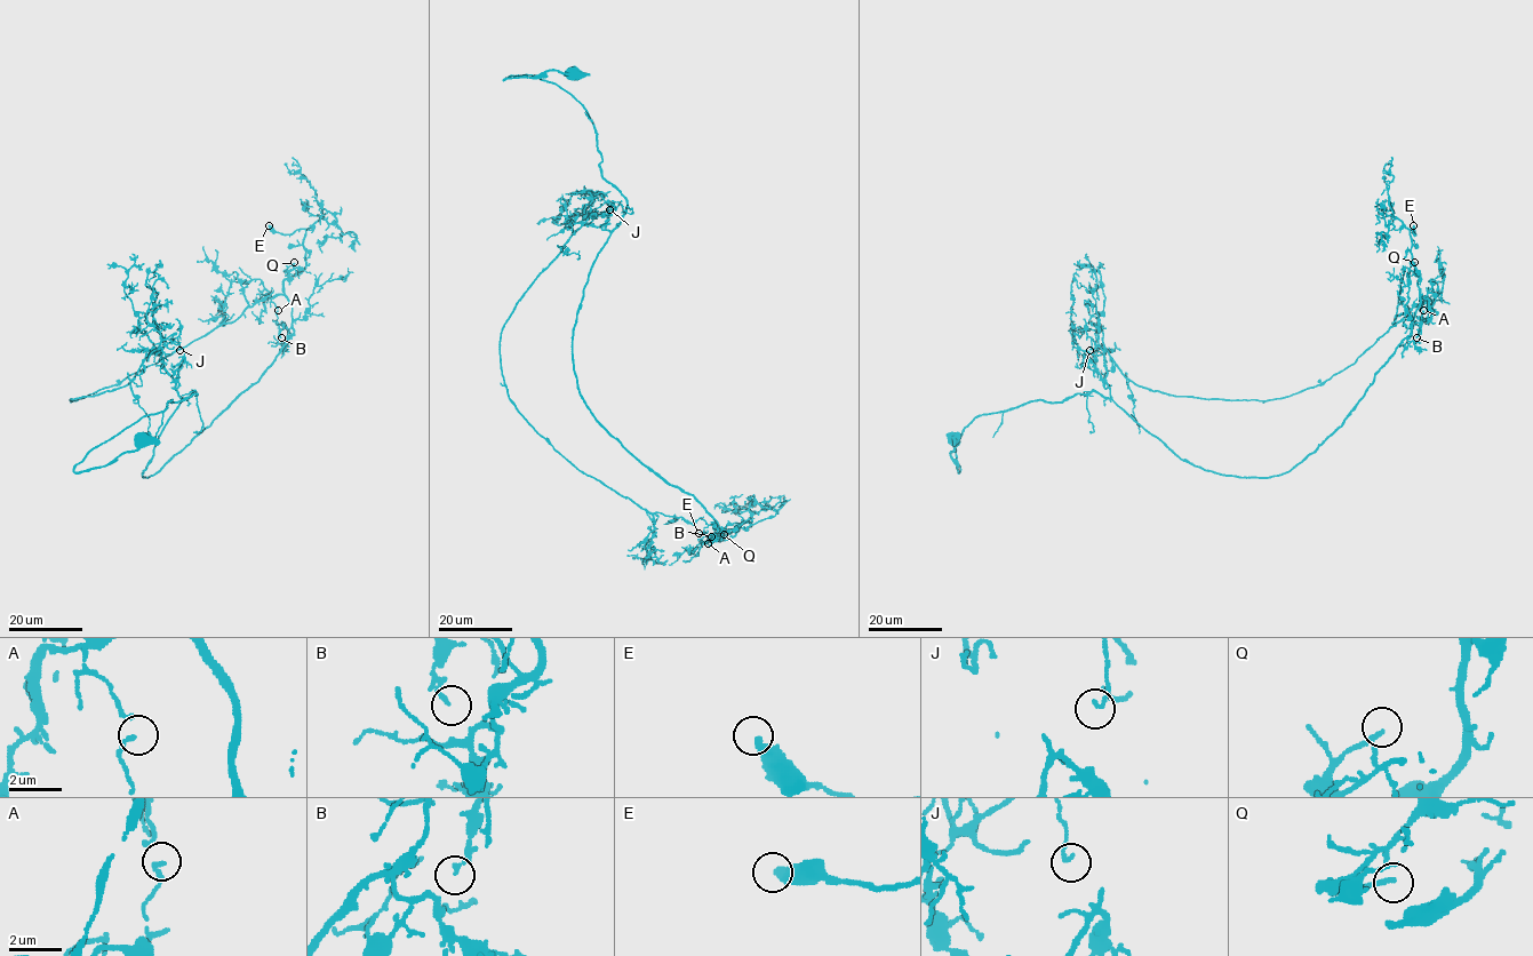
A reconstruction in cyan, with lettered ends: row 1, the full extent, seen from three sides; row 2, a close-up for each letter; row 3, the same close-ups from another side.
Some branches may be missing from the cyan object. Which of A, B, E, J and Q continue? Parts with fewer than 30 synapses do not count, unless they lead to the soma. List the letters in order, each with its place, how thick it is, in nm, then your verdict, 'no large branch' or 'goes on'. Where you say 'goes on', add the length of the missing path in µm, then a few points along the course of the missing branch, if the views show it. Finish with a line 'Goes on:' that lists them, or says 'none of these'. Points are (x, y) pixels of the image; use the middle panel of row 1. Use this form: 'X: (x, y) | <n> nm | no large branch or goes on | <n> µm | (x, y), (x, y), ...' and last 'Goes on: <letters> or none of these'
A: (708, 543) | 120 nm | no large branch
B: (711, 536) | 110 nm | no large branch
E: (699, 533) | 360 nm | goes on | 25 µm
J: (609, 209) | 140 nm | no large branch
Q: (724, 534) | 180 nm | goes on | 20 µm | (724, 534), (709, 530), (699, 532), (699, 525), (703, 524)
Goes on: E, Q

